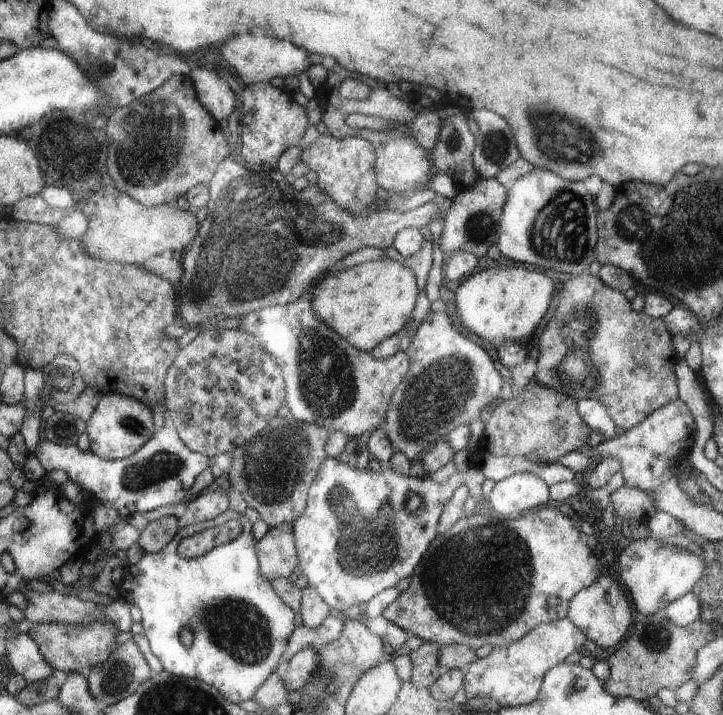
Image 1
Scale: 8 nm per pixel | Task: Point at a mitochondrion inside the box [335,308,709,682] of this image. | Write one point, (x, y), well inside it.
(505, 557)

